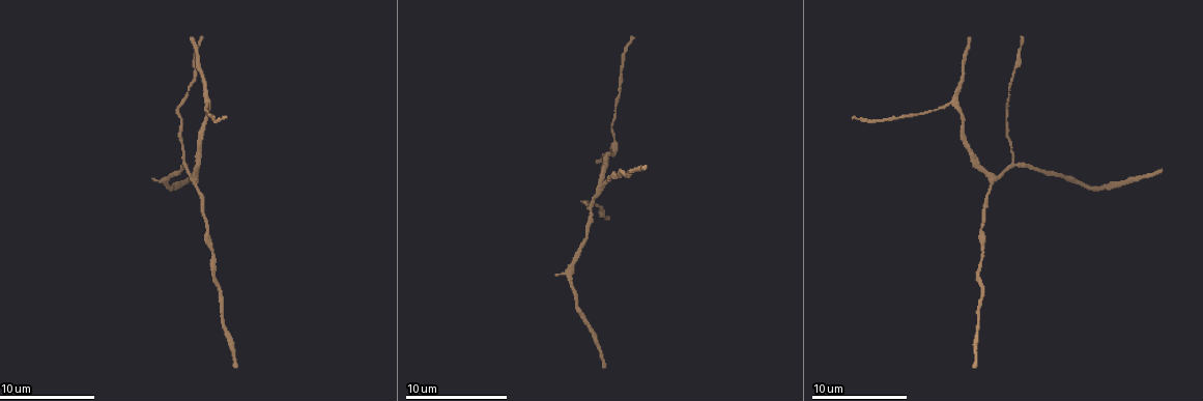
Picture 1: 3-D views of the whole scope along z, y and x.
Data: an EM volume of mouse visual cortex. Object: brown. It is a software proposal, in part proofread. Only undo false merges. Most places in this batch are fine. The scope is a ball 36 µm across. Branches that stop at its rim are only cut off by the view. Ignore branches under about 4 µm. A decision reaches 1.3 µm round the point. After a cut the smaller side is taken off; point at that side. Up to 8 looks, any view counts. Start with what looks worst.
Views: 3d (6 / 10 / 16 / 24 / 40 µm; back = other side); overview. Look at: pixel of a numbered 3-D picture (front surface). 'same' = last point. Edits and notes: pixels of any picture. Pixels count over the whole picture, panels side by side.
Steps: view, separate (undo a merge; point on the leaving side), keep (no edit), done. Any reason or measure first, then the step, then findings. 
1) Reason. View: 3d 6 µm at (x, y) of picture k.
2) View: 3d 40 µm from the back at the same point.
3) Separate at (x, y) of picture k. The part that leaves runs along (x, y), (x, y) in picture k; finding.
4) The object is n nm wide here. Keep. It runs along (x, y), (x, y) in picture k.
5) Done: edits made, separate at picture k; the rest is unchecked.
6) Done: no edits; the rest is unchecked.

Three arms meet. View: 3d 10 µm at (613, 142) of picture 1.

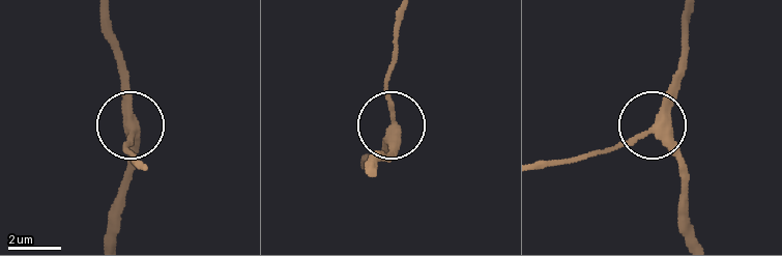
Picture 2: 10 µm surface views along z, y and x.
View: 3d 6 µm at (394, 125) of picture 2.

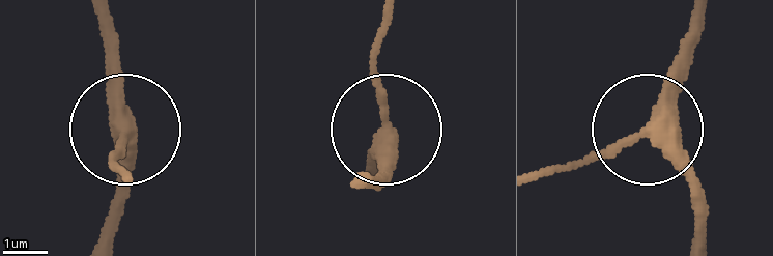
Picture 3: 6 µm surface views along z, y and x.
3 arms meet here. Keep. It runs along (706, 237), (691, 171), (650, 115), (702, 30) in picture 3; all the same neuron.

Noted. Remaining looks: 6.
Three-way junction. View: 3d 10 µm at (1015, 163) of picture 1.

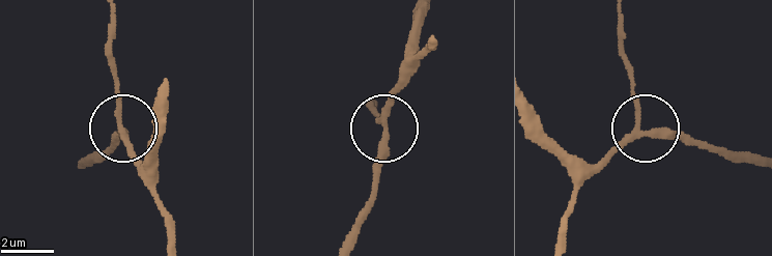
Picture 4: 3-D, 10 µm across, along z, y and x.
Zoom in. View: 3d 6 µm at (121, 125) of picture 4.

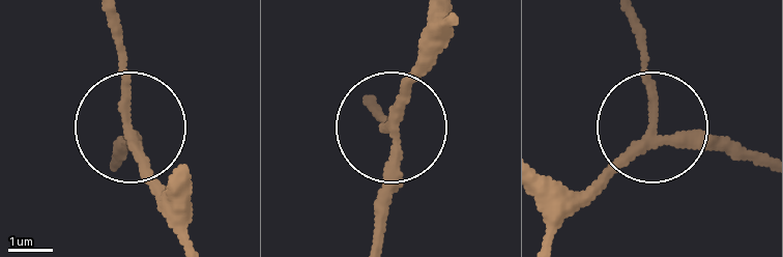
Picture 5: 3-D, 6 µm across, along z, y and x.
The object is 210 nm wide here. Keep. Continuous, no second neuron.

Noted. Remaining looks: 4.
Narrows sharply. View: 3d 6 µm at (211, 251) of picture 1.

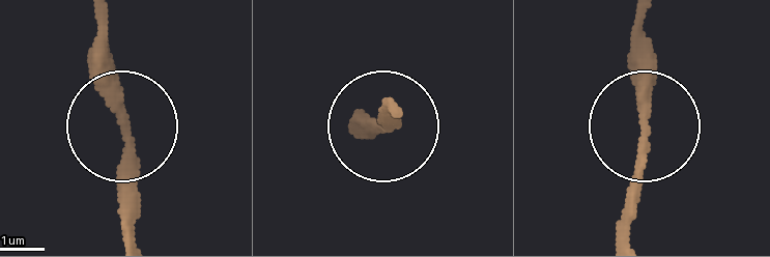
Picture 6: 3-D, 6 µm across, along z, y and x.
View: 3d 6 µm from the back at (128, 131) of picture 6.

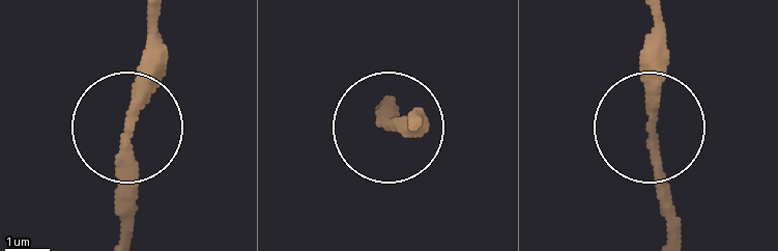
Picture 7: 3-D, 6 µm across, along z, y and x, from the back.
Keep. One neuron here.

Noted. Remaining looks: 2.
Sudden change in width. View: 3d 10 µm at (1079, 185) of picture 1.

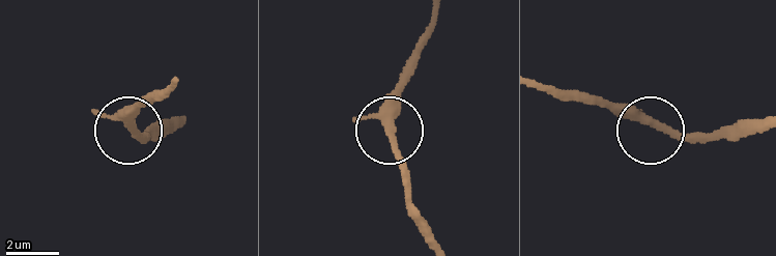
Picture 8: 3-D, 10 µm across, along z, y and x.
Keep. It runs along (435, 22), (391, 129), (404, 194) in picture 8; all the same neuron.

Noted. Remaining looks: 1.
Done: no edits; the rest is unchecked.

